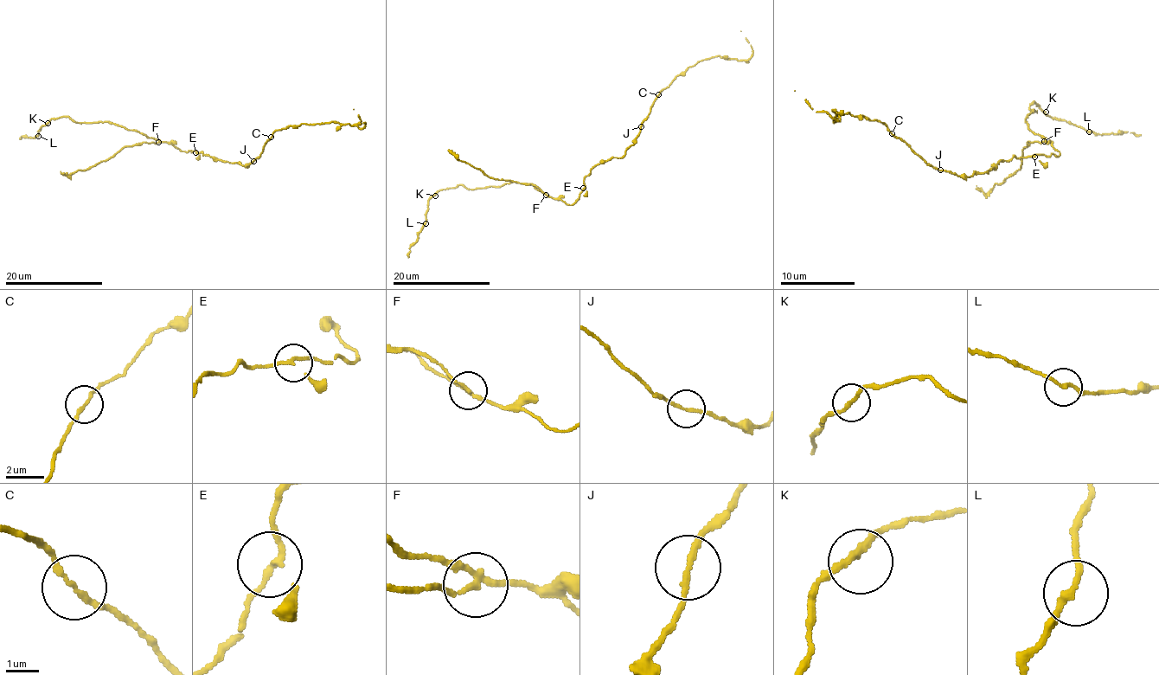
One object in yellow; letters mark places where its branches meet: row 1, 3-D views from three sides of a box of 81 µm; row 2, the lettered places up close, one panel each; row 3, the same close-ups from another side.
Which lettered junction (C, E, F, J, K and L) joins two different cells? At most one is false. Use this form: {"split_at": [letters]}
{"split_at": ["F"]}

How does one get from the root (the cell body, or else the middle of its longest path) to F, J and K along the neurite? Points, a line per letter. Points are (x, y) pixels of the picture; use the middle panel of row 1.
F: (589, 173), (584, 178), (584, 188), (579, 198), (571, 205), (547, 194)
J: (589, 173), (598, 163), (612, 157), (622, 157), (639, 133), (640, 125)
K: (589, 173), (579, 198), (571, 205), (532, 184), (515, 182), (474, 189), (458, 184), (435, 196)

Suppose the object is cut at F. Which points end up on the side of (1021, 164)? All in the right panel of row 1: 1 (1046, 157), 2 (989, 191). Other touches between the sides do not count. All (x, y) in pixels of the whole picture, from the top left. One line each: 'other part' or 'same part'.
1: other part
2: same part

